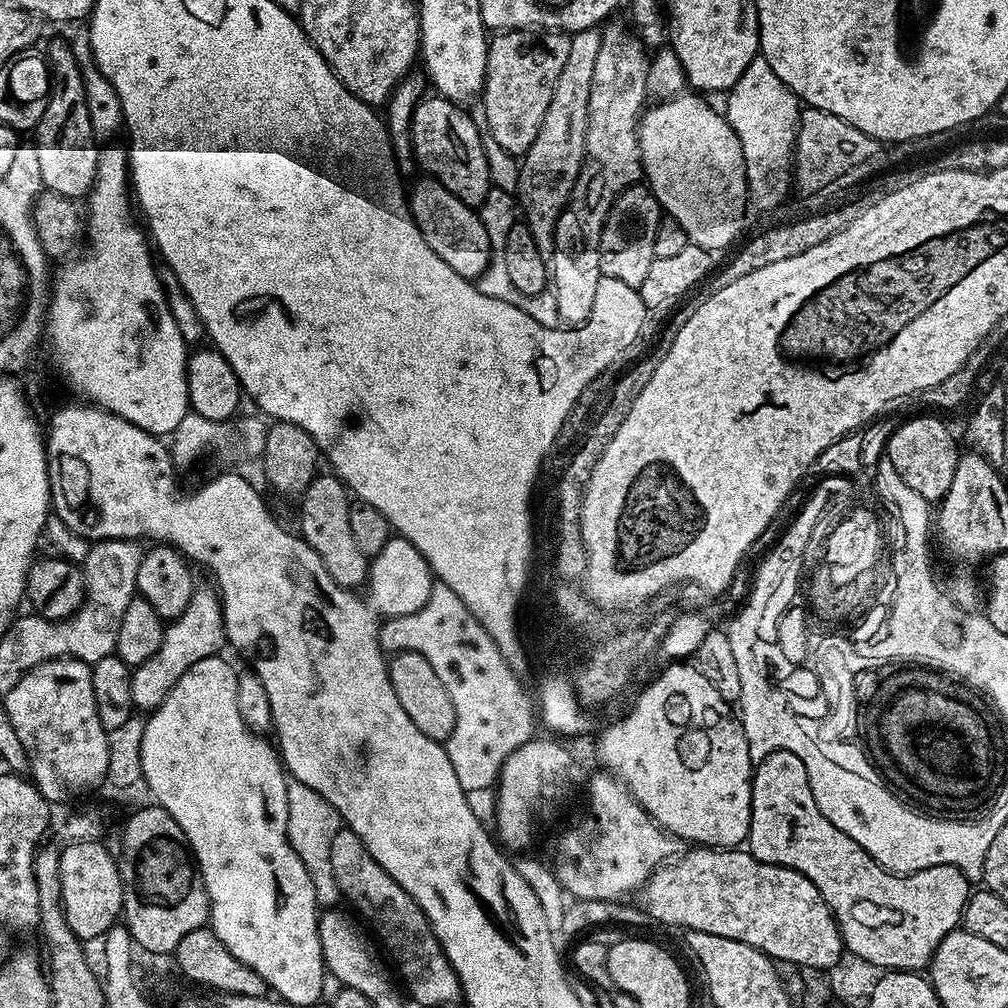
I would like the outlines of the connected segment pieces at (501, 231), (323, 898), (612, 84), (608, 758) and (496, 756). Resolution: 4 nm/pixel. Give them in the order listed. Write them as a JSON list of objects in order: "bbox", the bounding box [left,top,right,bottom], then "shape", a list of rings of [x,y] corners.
[{"bbox":[474,186,562,330],"shape":[[[494,186],[486,194],[478,211],[482,226],[486,226],[486,234],[490,238],[493,254],[492,261],[488,263],[486,270],[474,282],[476,288],[488,292],[490,298],[498,298],[502,302],[510,302],[510,306],[518,306],[518,310],[526,310],[526,314],[530,314],[530,318],[534,318],[534,322],[542,322],[542,326],[550,326],[554,330],[559,329],[562,324],[560,311],[556,297],[552,295],[551,291],[546,290],[537,296],[522,294],[522,290],[514,290],[514,282],[510,282],[510,274],[506,270],[506,258],[503,254],[506,234],[510,234],[510,226],[514,226],[518,222],[518,201],[515,195]]]},{"bbox":[286,779,342,910],"shape":[[[289,779],[286,786],[286,806],[288,807],[288,841],[292,849],[302,858],[302,864],[310,874],[310,882],[314,882],[314,898],[317,905],[324,910],[332,910],[341,903],[342,897],[338,882],[334,882],[334,869],[330,866],[330,846],[340,833],[342,821],[339,814],[310,786]]]},{"bbox":[570,23,649,245],"shape":[[[627,23],[603,25],[600,37],[602,46],[598,46],[598,59],[594,65],[594,75],[590,82],[590,102],[588,103],[588,129],[584,143],[584,161],[582,170],[574,182],[574,190],[570,201],[570,216],[580,231],[580,240],[584,244],[599,245],[600,235],[604,229],[606,218],[610,214],[610,206],[631,184],[637,183],[642,176],[640,158],[640,117],[649,99],[646,80],[649,49],[640,41],[640,37],[632,31]]]},{"bbox":[595,662,754,850],"shape":[[[672,662],[657,674],[656,680],[652,680],[640,692],[640,697],[636,700],[636,705],[629,710],[628,716],[624,716],[621,720],[616,720],[608,729],[601,731],[595,737],[596,756],[600,759],[601,769],[607,770],[611,775],[615,776],[621,784],[627,788],[628,793],[634,797],[637,802],[647,810],[653,820],[668,833],[669,836],[680,840],[693,840],[691,843],[696,846],[705,848],[714,848],[717,850],[732,850],[737,846],[743,845],[749,839],[749,833],[752,830],[752,798],[754,795],[754,761],[750,758],[750,750],[748,743],[744,737],[743,727],[734,715],[734,708],[729,701],[722,698],[722,694],[718,694],[718,690],[714,690],[714,686],[710,686],[707,678],[702,678],[702,674],[698,674],[698,670],[688,662]]]},{"bbox":[379,581,536,792],"shape":[[[435,581],[430,598],[421,610],[414,614],[393,616],[381,623],[379,634],[380,648],[386,654],[398,652],[422,653],[435,674],[441,679],[450,698],[453,699],[455,726],[450,738],[444,742],[450,764],[457,775],[458,784],[464,792],[493,787],[499,779],[500,770],[506,758],[535,737],[536,708],[533,699],[524,692],[515,671],[502,658],[497,644],[485,628],[466,608],[458,594],[445,583]]]}]

